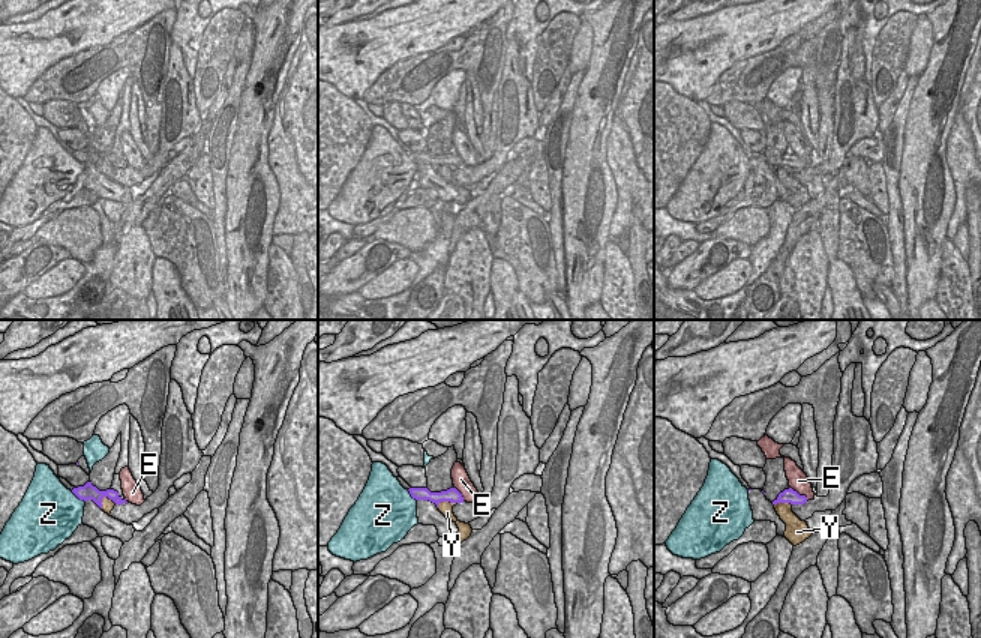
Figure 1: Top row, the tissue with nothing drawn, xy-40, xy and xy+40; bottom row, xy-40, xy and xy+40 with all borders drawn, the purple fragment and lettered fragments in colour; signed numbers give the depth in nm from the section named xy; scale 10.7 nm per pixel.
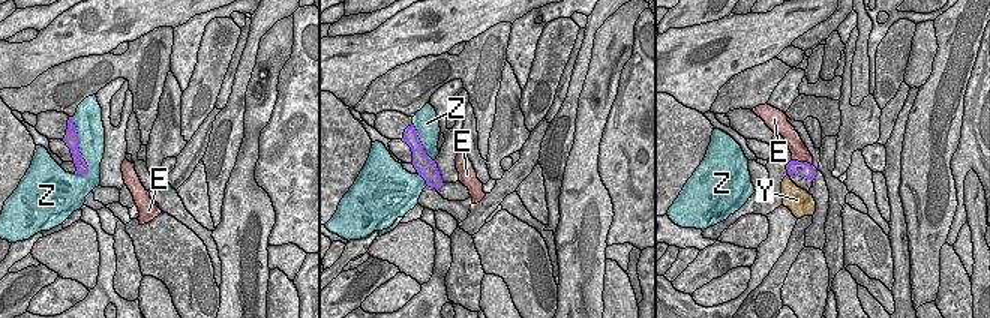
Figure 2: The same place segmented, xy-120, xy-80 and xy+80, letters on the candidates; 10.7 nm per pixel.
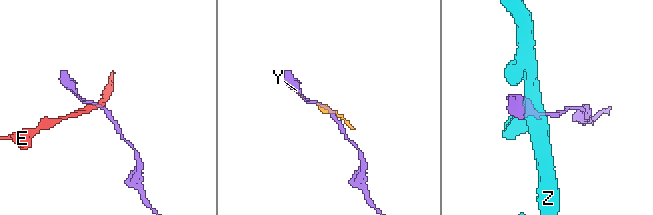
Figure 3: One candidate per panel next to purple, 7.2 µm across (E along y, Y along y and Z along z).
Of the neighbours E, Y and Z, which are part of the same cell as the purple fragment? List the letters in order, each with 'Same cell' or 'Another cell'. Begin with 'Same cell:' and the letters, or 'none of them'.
Same cell: none of them
E: Another cell
Y: Another cell
Z: Another cell

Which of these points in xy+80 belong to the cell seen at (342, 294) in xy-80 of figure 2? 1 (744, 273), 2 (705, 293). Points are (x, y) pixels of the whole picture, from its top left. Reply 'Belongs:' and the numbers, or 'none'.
Belongs: none

